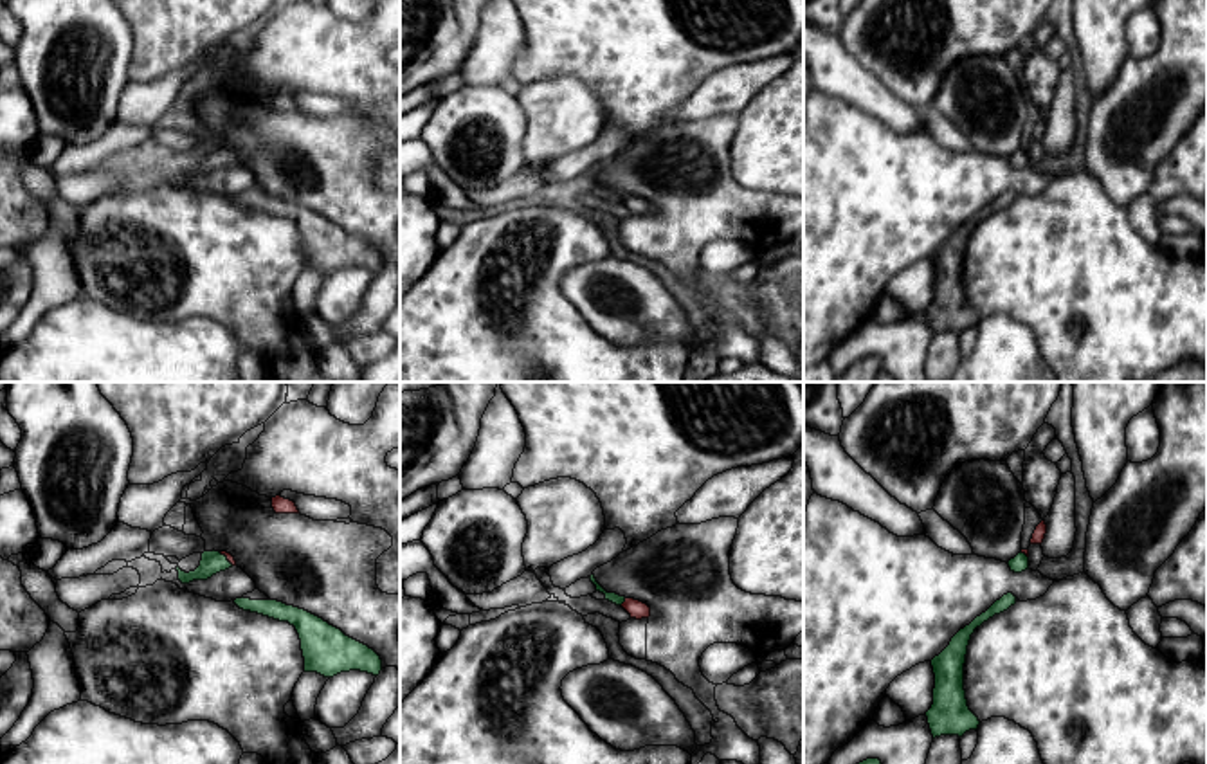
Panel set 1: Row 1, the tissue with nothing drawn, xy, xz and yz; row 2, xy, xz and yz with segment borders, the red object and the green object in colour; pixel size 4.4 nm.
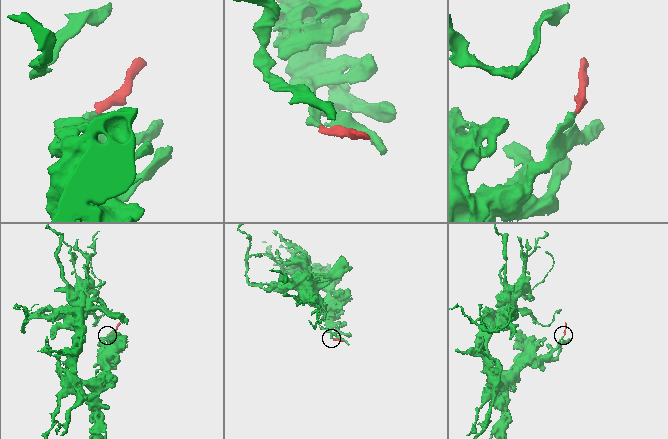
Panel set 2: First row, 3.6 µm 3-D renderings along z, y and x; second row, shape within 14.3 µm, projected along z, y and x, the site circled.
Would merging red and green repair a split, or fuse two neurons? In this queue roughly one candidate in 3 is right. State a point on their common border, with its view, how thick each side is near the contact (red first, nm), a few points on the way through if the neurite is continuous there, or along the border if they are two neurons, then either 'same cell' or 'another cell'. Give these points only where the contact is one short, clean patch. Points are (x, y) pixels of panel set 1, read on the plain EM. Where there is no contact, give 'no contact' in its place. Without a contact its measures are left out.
meets red in xz at (624, 199); 80 nm thick on the red side, 50 nm on the other; runs through xz (635, 204), (624, 199), (611, 193); same cell

